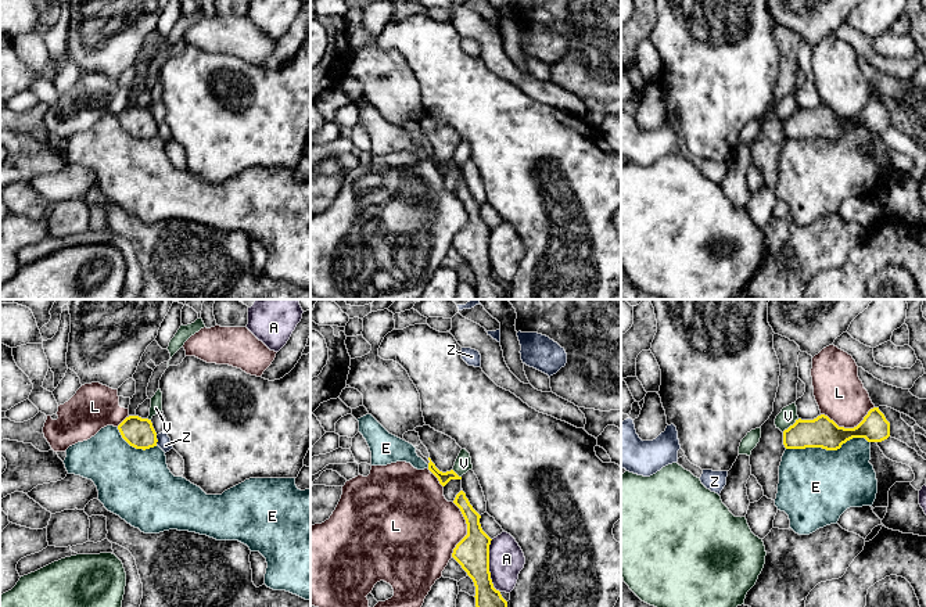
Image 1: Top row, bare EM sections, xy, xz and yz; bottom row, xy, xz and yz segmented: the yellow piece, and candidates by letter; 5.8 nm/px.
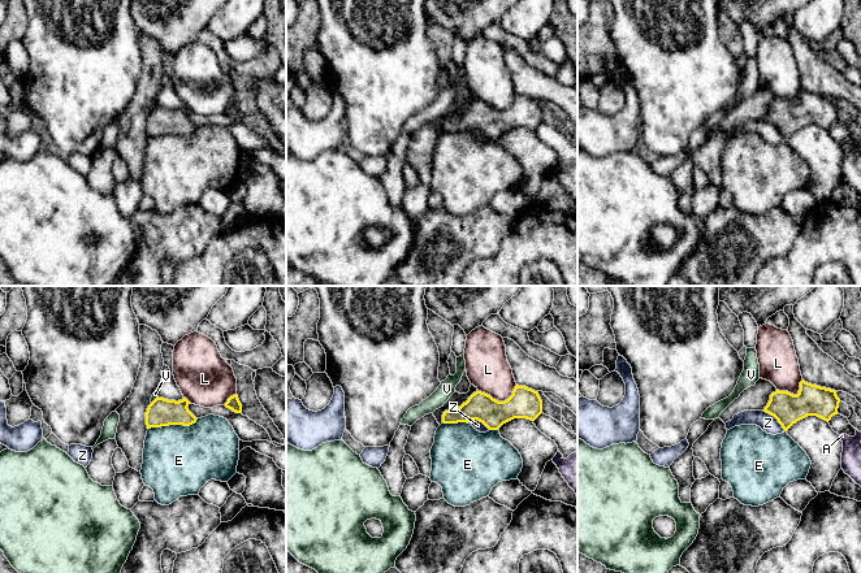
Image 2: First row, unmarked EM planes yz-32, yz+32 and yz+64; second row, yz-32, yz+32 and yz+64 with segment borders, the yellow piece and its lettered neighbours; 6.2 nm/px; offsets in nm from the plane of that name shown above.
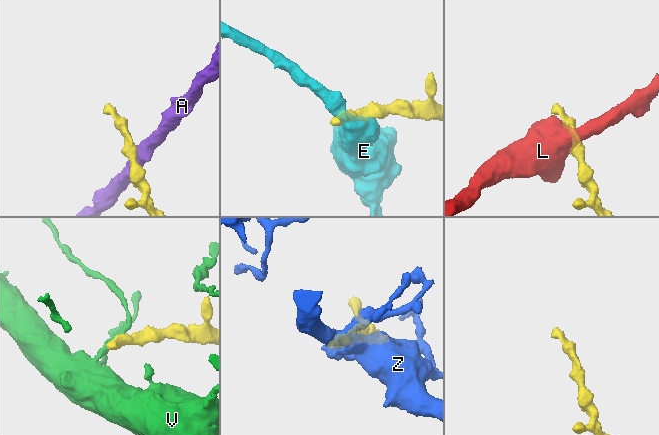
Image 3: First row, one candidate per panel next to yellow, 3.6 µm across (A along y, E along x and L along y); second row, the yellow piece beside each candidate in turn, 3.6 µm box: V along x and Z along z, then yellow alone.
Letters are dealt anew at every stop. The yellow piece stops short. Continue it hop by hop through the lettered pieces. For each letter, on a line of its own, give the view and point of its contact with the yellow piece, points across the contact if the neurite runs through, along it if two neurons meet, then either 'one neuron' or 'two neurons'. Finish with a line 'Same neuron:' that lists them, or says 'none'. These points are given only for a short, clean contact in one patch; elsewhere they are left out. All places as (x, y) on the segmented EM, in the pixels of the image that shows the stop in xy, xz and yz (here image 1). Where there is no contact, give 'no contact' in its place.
A: contact xz (488, 566); border xz (491, 539), (490, 578), (499, 592); two neurons
E: contact yz (828, 449); two neurons
L: contact yz (847, 428); two neurons
V: contact yz (790, 426); border yz (799, 419), (782, 431); two neurons
Z: contact xy (157, 440); border xy (155, 435), (157, 444); two neurons
Same neuron: none

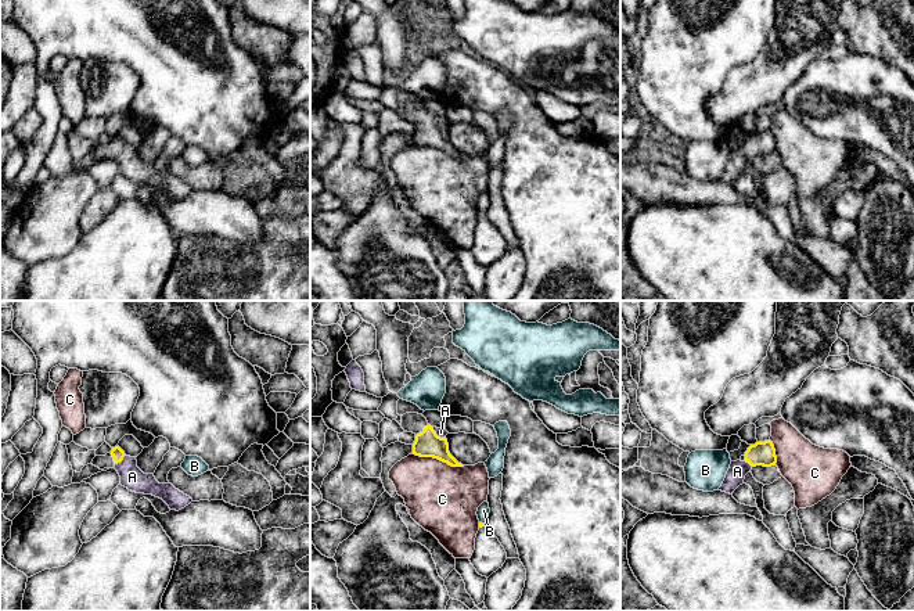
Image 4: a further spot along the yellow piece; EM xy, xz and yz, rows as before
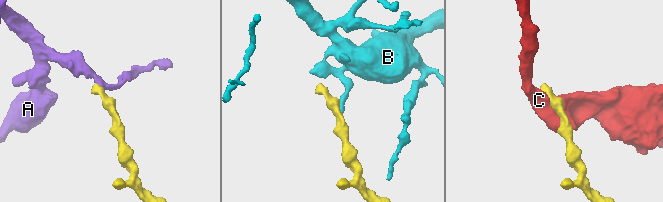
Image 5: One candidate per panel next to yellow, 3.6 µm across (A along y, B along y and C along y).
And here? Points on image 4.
A: contact xy (121, 460); way xy (118, 455), (121, 460), (132, 477); one neuron
B: contact xz (481, 523); border xz (479, 521), (484, 524); two neurons
C: contact xz (439, 459); two neurons
Same neuron: A

